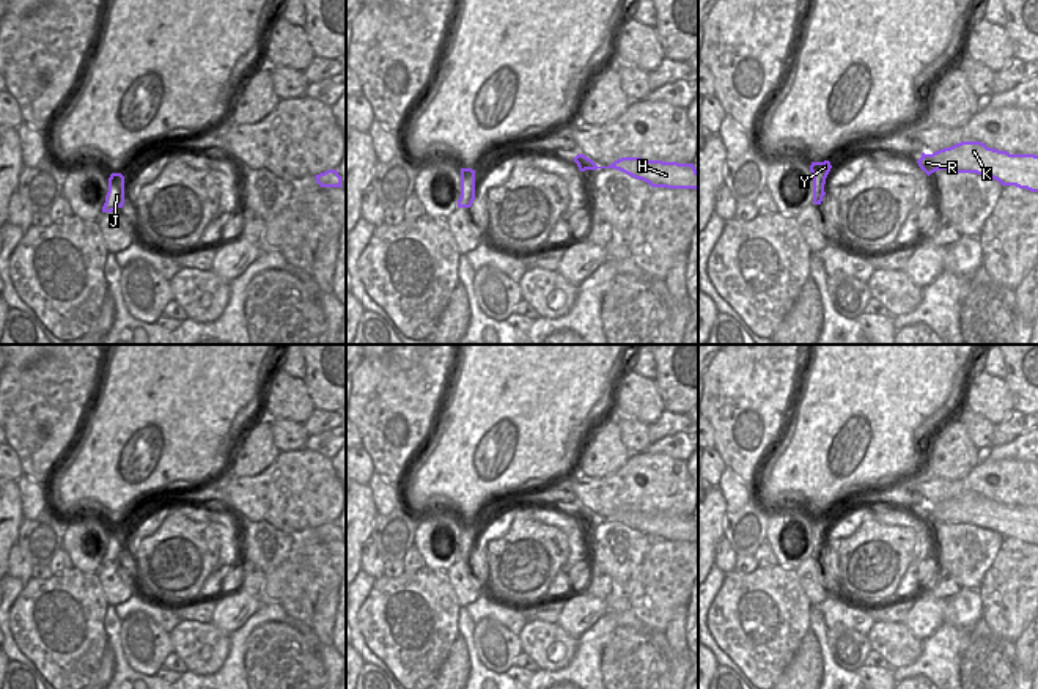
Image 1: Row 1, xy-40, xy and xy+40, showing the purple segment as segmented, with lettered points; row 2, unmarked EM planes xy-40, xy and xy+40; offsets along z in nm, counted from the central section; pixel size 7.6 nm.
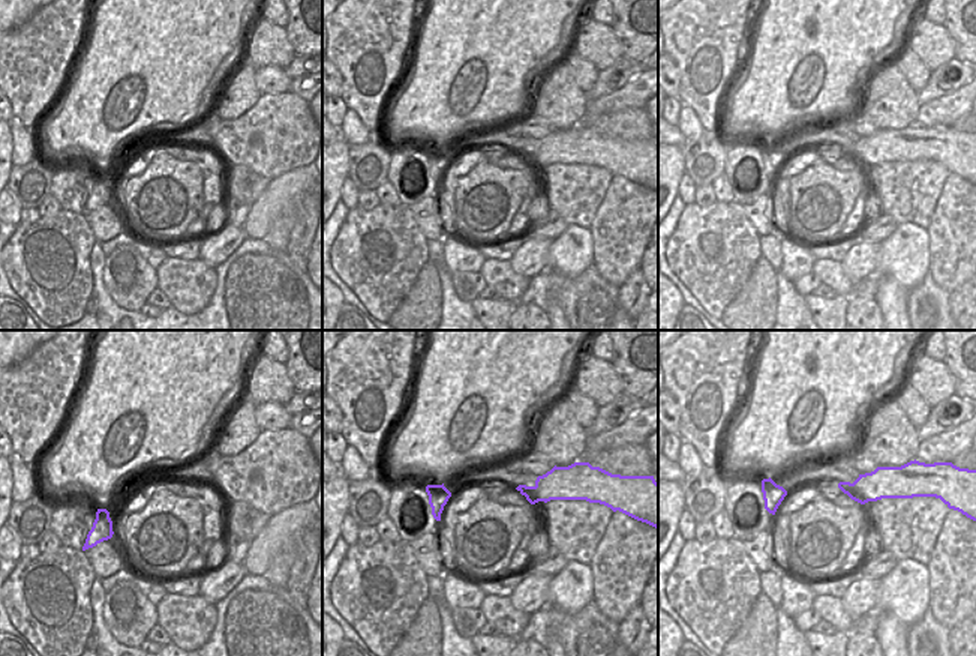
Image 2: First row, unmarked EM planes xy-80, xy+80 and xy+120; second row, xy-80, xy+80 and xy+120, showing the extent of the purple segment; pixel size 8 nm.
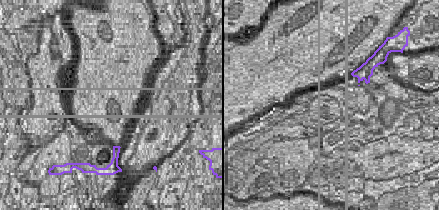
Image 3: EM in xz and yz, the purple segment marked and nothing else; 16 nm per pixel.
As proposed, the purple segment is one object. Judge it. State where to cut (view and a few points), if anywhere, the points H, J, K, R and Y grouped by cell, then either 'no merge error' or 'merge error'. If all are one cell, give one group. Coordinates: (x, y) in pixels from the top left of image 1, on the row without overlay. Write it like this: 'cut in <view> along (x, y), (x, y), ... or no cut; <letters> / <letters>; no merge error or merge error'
cut in xy along (474, 527), (461, 535); H K R Y / J; merge error

